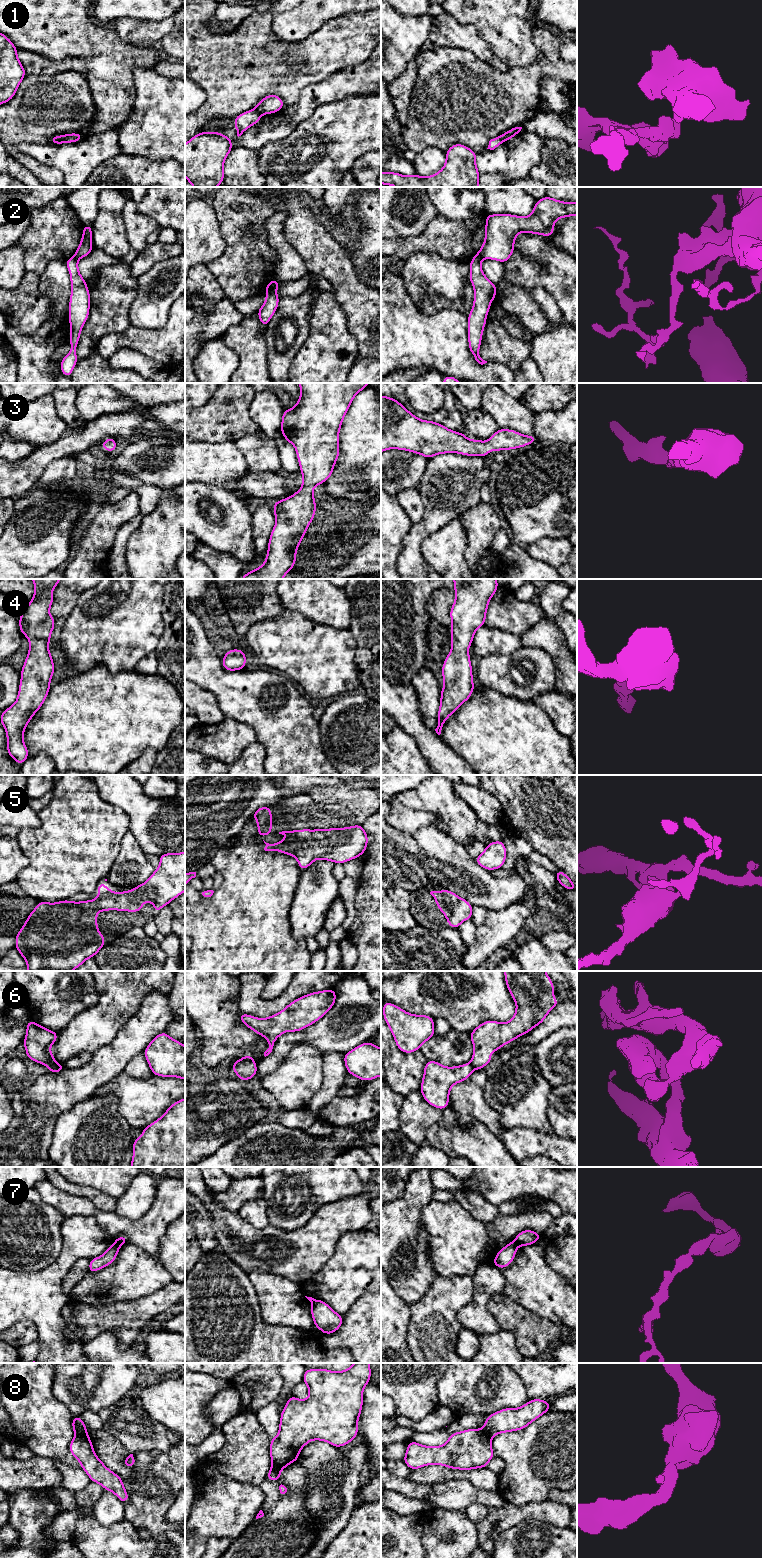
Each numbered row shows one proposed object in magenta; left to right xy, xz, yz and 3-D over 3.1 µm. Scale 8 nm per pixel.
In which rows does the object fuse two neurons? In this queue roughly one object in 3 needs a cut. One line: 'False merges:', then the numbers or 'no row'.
False merges: 1, 2, 6, 7, 8

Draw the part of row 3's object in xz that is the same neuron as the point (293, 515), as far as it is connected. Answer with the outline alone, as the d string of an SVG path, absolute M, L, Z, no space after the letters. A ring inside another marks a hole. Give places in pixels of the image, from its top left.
M299 383L300 398L293 408L289 410L284 409L281 421L281 434L296 449L300 472L303 475L303 481L300 484L302 489L286 499L273 503L276 523L270 534L265 562L257 569L244 574L241 579L283 579L296 564L298 546L316 513L316 500L312 490L333 475L334 465L340 454L339 432L343 419L354 397L368 385L369 383Z

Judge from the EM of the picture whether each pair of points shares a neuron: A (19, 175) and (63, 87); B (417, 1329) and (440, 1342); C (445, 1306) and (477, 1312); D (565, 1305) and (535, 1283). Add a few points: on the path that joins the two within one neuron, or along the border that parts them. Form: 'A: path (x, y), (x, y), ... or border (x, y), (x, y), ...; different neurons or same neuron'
A: border (13, 157), (36, 176); different neurons
B: path (423, 1329), (434, 1339); same neuron
C: border (473, 1289), (471, 1299), (458, 1312), (462, 1327); different neurons
D: path (558, 1301), (551, 1294), (547, 1294), (542, 1290); same neuron

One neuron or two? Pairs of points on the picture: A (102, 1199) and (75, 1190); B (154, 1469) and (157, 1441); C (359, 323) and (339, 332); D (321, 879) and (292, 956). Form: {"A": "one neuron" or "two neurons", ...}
{"A": "one neuron", "B": "two neurons", "C": "two neurons", "D": "two neurons"}

